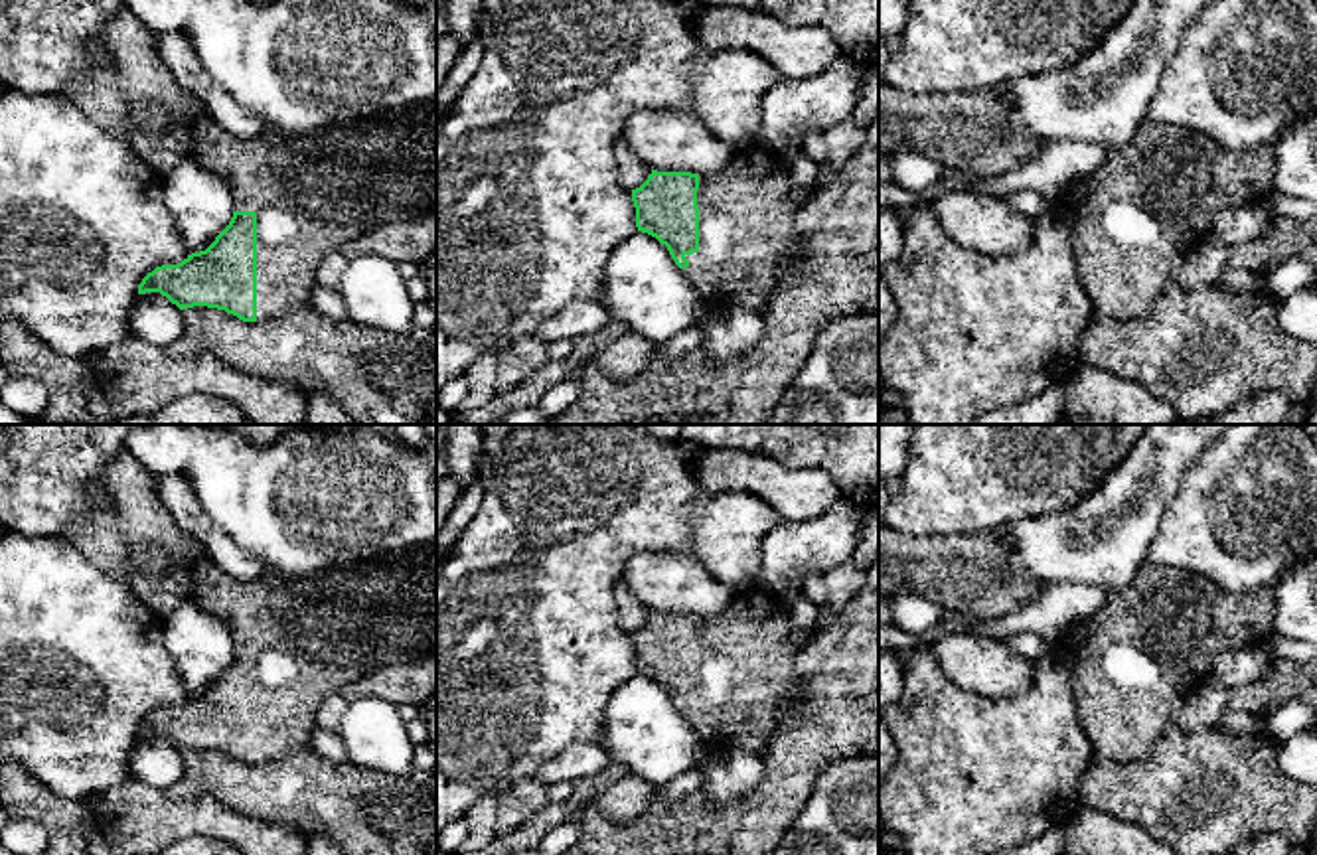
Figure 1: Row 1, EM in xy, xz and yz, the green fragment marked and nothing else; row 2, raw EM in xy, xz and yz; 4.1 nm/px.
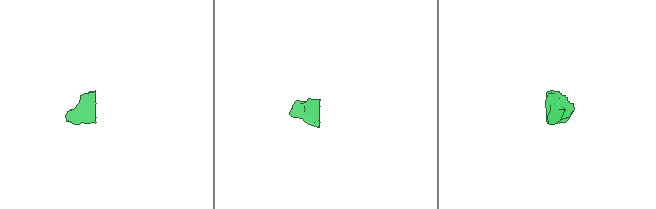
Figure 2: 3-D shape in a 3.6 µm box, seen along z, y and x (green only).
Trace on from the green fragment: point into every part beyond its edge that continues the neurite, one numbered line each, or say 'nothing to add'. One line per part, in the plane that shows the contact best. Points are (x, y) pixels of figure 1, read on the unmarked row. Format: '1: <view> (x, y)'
1: xy (312, 634)

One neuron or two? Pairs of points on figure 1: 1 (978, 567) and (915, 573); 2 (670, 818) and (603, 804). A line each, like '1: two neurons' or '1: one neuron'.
1: one neuron
2: two neurons

